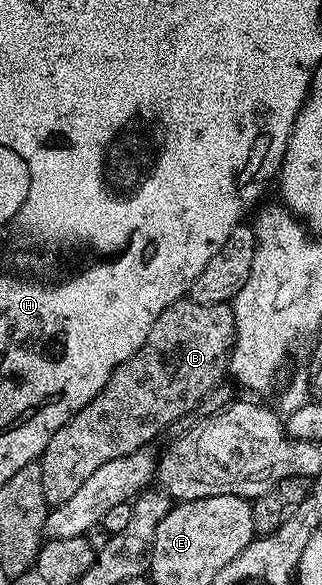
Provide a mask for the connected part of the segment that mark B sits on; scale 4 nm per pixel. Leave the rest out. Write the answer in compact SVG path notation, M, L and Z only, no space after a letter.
M185 296L179 298L174 304L170 304L170 308L166 308L166 312L162 312L162 316L158 316L158 320L154 320L154 328L150 328L150 336L146 336L146 344L142 344L142 348L138 348L138 352L134 352L134 356L130 356L130 360L121 362L113 370L110 380L106 380L102 392L98 392L98 396L94 400L90 400L90 404L86 404L86 408L78 411L70 421L62 424L62 428L58 428L58 432L54 432L50 444L46 444L46 448L38 461L42 468L42 492L46 492L46 500L49 504L70 500L70 496L74 496L74 492L78 492L78 488L82 488L82 484L86 484L86 480L90 476L94 476L94 472L98 472L98 468L102 468L102 464L106 464L106 460L114 460L118 456L126 456L130 452L147 447L149 444L152 444L148 442L154 441L171 422L176 422L179 418L186 417L195 406L197 409L204 399L225 381L224 378L228 374L228 358L232 354L232 344L235 337L234 312L229 303L219 302L218 304L207 306L193 300L191 297Z

